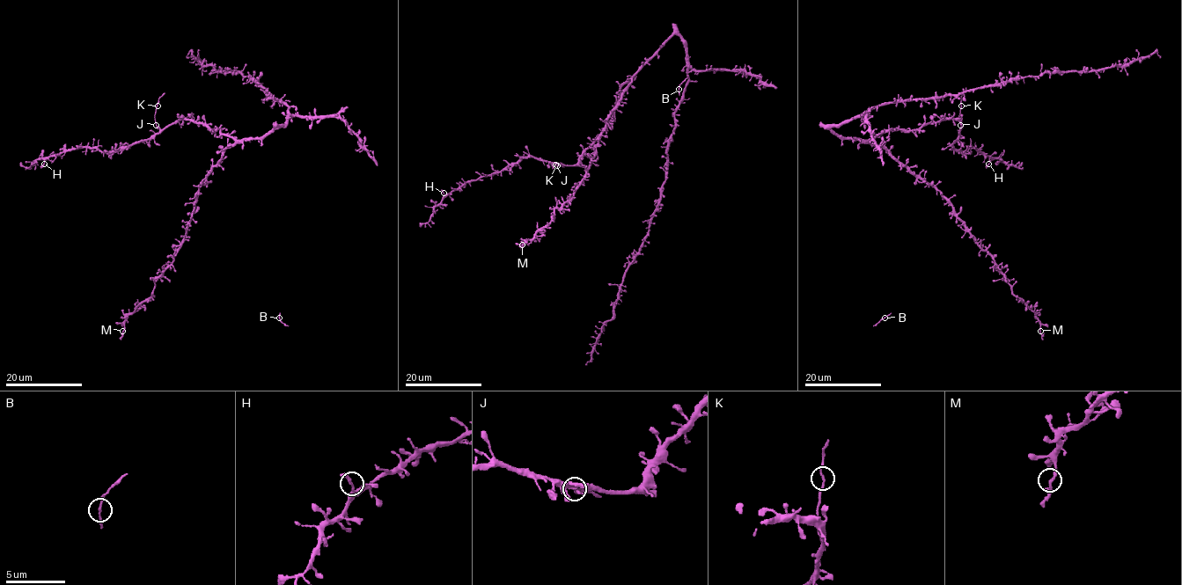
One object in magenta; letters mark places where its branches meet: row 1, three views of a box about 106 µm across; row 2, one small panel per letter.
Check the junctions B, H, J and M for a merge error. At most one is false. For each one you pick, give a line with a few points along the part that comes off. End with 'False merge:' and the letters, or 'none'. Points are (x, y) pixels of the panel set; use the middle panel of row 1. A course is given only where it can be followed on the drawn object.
False merge: J

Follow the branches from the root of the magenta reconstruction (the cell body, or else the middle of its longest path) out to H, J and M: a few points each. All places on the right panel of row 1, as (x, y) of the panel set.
H: (833, 126), (845, 137), (870, 139), (957, 119), (961, 130), (953, 146), (959, 151), (973, 147), (988, 164)
J: (833, 126), (845, 137), (870, 139), (892, 129), (915, 130), (945, 119), (957, 119), (961, 129), (960, 125)
M: (833, 126), (830, 127), (840, 135), (881, 145), (931, 183), (992, 258), (1012, 292), (1035, 313), (1040, 331)

